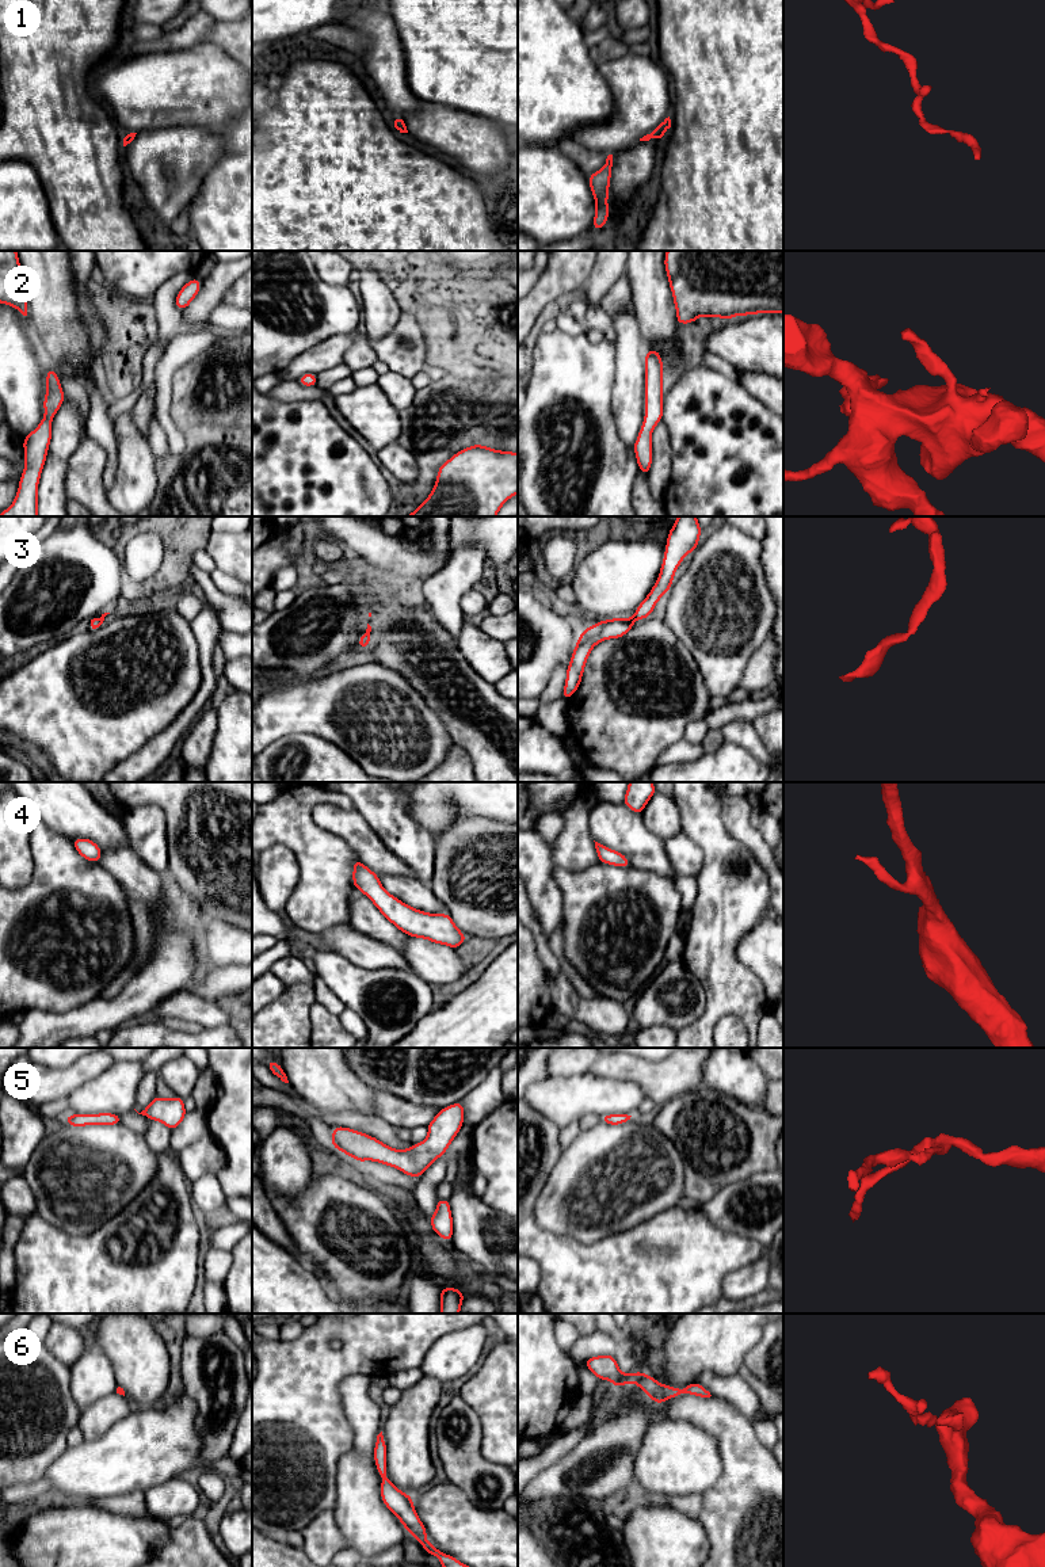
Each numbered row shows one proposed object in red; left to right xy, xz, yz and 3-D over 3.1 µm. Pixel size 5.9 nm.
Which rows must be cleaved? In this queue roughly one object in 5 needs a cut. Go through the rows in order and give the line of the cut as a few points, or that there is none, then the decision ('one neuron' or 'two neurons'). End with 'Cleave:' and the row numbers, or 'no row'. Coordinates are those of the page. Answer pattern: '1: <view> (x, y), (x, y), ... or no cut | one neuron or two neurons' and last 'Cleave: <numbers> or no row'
1: no cut | one neuron
2: no cut | one neuron
3: no cut | one neuron
4: no cut | one neuron
5: no cut | one neuron
6: no cut | one neuron
Cleave: no row

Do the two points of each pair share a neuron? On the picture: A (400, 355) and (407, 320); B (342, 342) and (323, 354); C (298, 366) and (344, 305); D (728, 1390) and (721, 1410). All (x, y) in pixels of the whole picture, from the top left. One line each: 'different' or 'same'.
A: same
B: same
C: different
D: different

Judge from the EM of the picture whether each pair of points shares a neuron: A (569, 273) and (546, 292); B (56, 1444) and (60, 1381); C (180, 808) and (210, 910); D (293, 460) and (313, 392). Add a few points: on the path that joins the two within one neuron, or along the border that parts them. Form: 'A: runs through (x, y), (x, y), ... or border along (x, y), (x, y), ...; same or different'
A: runs through (564, 277), (552, 288); same
B: runs through (56, 1429), (56, 1396); same
C: runs through (198, 834), (208, 843), (210, 884); same
D: border along (319, 399), (278, 400); different

